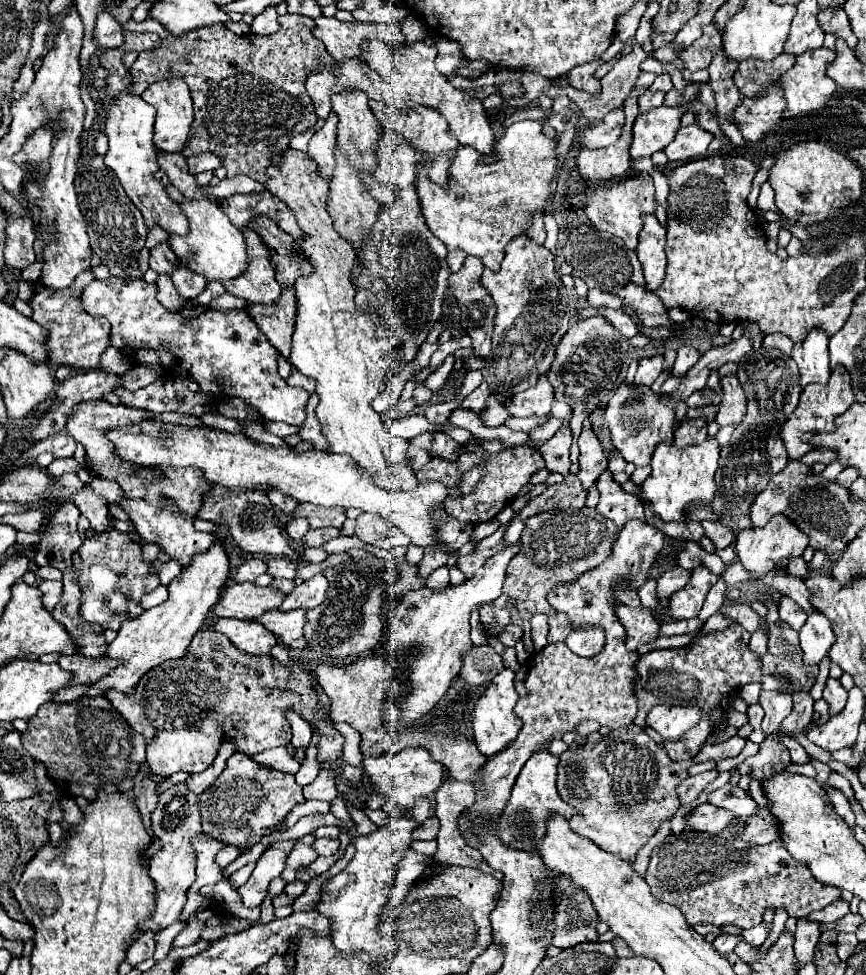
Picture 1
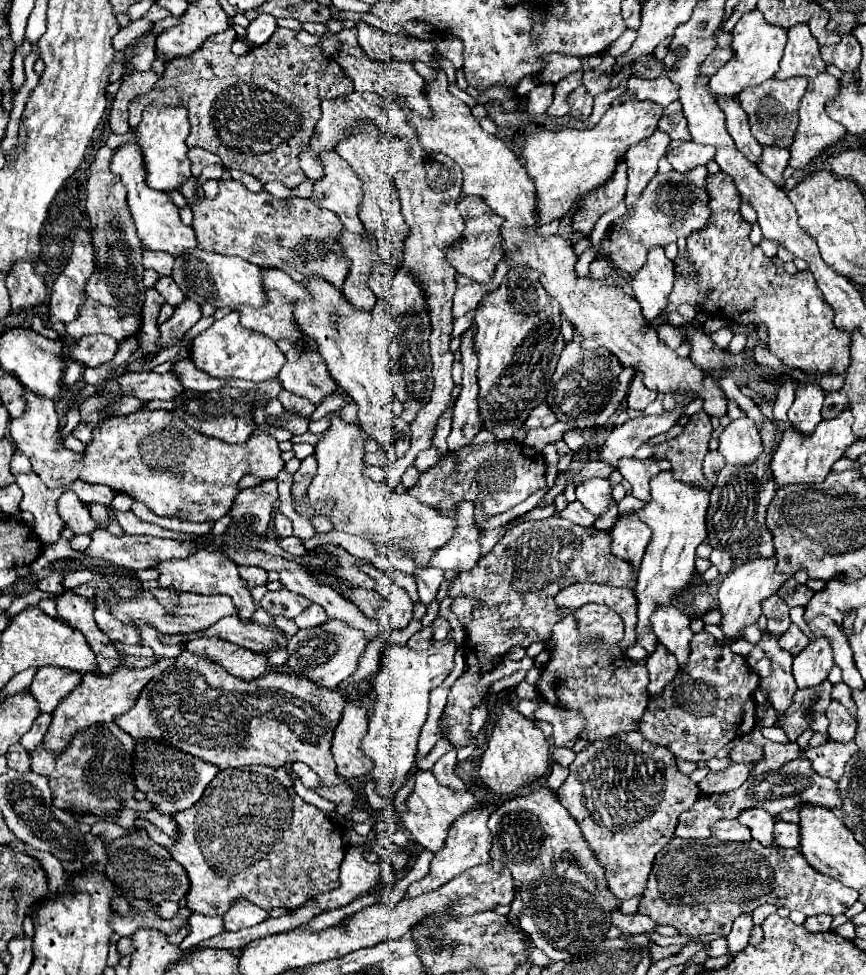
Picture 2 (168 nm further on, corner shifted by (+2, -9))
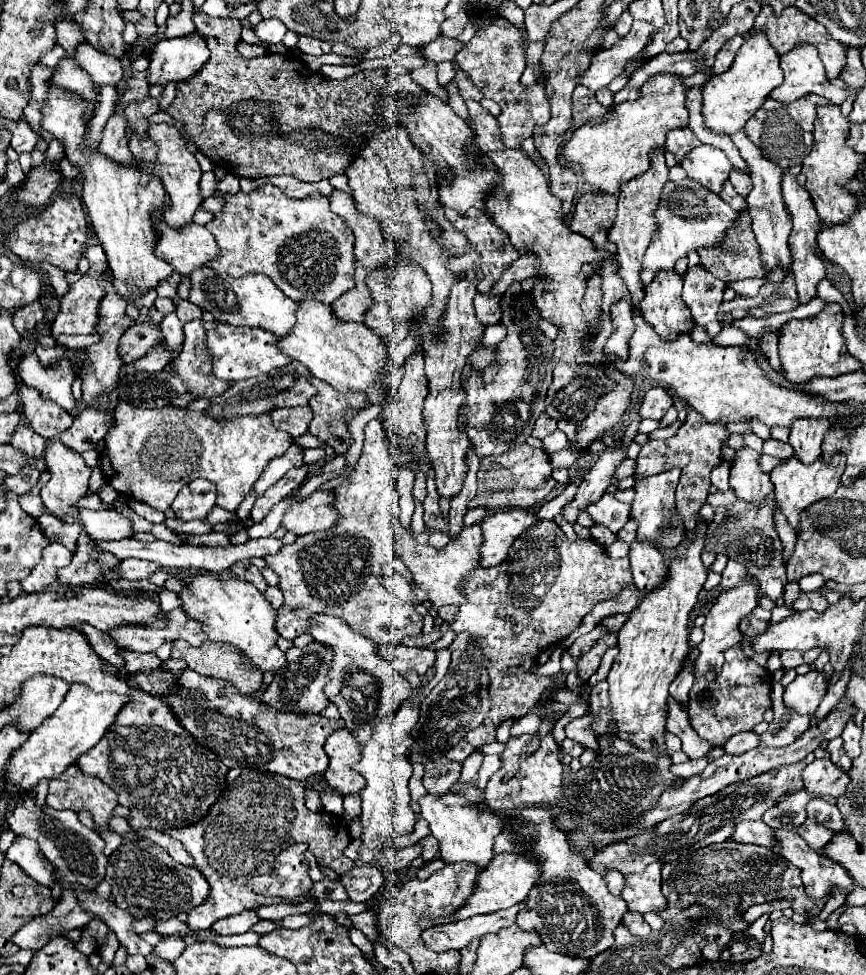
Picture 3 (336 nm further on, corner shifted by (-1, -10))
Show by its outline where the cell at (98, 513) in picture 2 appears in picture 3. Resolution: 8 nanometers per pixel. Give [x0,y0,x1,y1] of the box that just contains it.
[86,466,105,497]

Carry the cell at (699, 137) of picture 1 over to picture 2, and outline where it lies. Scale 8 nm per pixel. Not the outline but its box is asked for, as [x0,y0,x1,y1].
[666,142,714,172]

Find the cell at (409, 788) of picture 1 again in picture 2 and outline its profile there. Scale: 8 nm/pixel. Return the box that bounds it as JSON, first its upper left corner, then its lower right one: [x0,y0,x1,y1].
[400,770,480,852]

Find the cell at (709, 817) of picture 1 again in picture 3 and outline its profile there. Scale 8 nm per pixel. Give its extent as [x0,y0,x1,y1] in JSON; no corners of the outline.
[733,821,777,849]

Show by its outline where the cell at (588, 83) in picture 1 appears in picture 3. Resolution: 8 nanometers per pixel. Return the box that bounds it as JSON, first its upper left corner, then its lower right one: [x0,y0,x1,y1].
[573,87,607,125]

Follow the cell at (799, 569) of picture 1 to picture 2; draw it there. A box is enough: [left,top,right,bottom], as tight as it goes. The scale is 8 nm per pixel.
[778,578,812,606]

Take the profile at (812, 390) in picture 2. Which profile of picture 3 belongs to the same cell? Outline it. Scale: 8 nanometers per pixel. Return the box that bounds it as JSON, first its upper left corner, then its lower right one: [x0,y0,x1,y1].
[789,419,831,463]

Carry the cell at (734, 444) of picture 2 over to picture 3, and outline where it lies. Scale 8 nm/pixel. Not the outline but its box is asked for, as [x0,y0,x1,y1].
[731,447,771,505]

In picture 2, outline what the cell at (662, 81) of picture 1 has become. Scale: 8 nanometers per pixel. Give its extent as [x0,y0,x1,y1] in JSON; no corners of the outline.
[624,76,678,106]

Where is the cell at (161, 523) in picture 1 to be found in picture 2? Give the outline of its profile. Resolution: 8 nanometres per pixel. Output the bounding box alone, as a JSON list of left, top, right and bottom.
[154,548,254,620]

